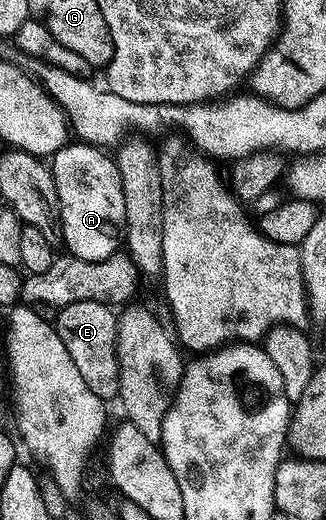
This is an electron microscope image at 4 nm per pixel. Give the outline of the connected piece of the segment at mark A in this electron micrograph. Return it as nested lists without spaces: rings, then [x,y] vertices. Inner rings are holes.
[[[83,141],[69,142],[51,156],[50,166],[60,202],[60,231],[64,235],[63,246],[67,254],[86,261],[102,261],[121,250],[126,221],[126,201],[122,193],[122,177],[118,173],[115,158],[107,150]]]

